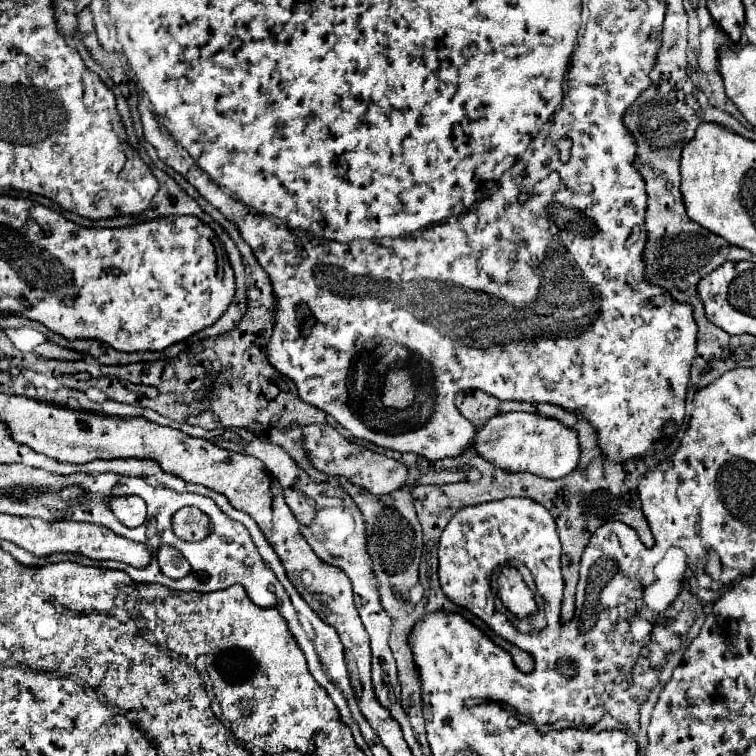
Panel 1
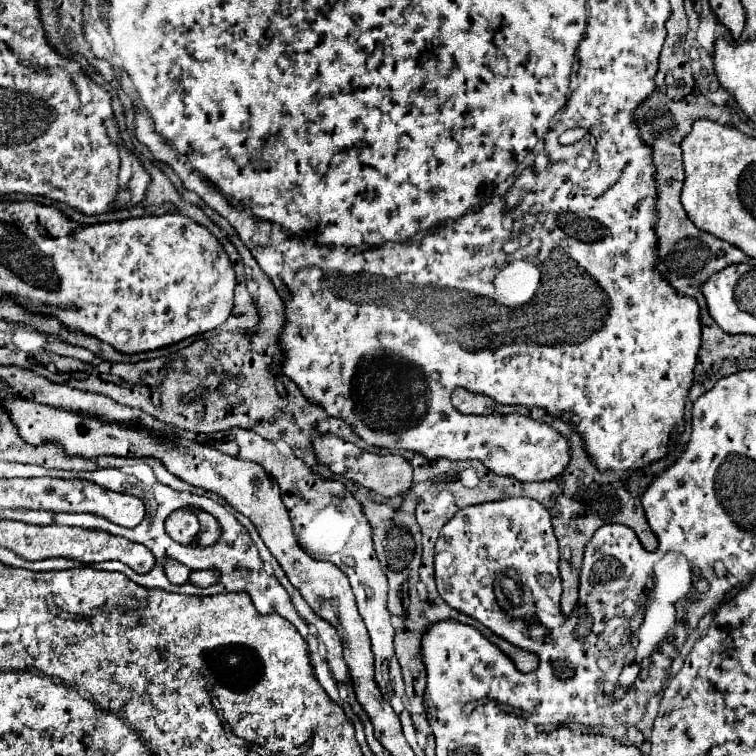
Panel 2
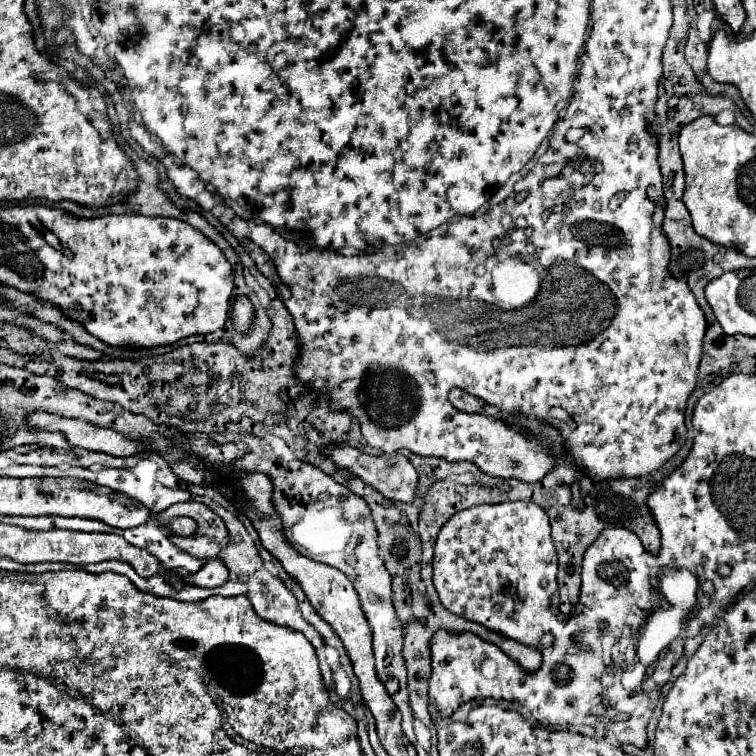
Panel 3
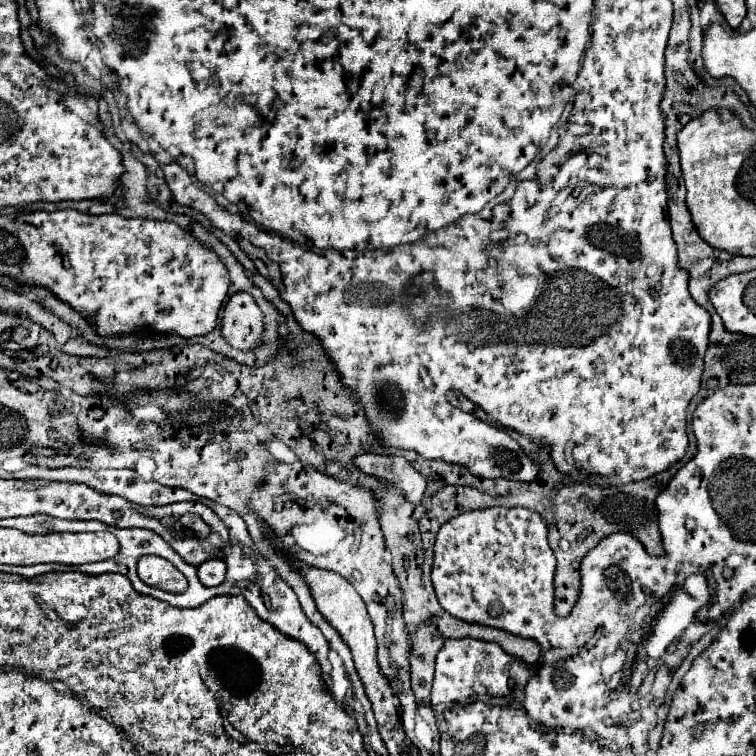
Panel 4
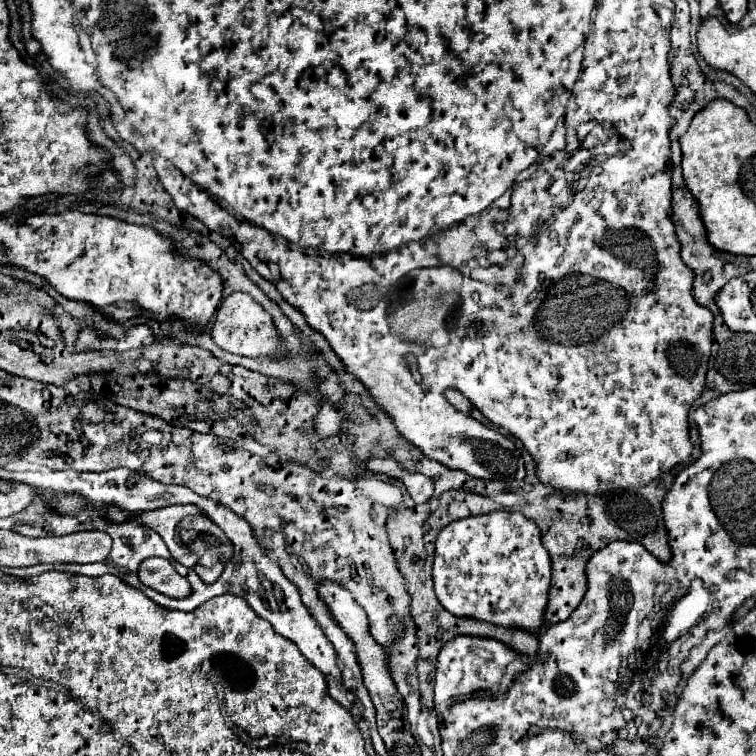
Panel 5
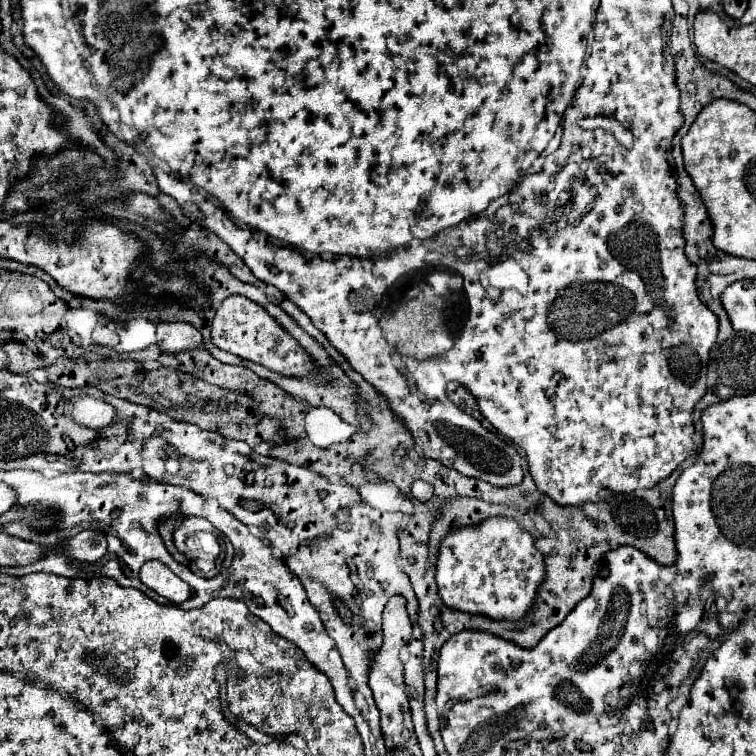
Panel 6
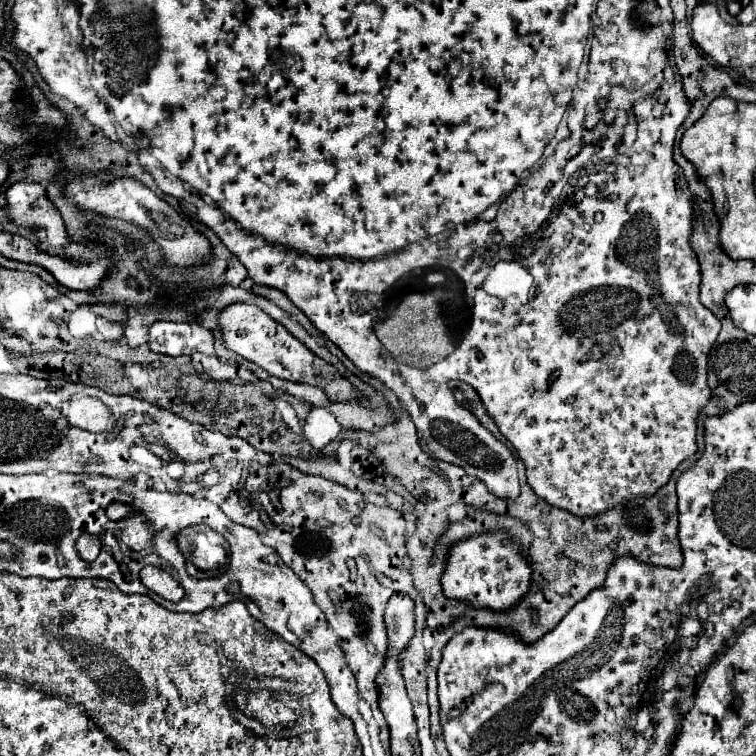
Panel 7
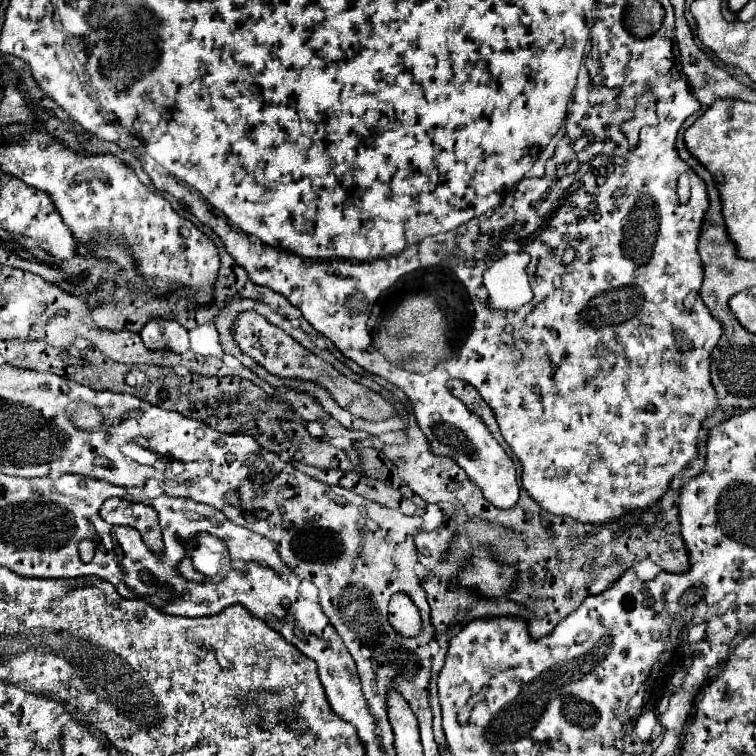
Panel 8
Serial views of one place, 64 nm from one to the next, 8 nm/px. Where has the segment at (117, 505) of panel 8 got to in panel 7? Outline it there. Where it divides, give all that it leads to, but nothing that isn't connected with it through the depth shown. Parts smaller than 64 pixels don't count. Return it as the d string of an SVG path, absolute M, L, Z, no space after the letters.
M114 502L110 508L106 508L106 516L110 520L114 520L114 522L120 522L122 518L130 518L130 506Z

